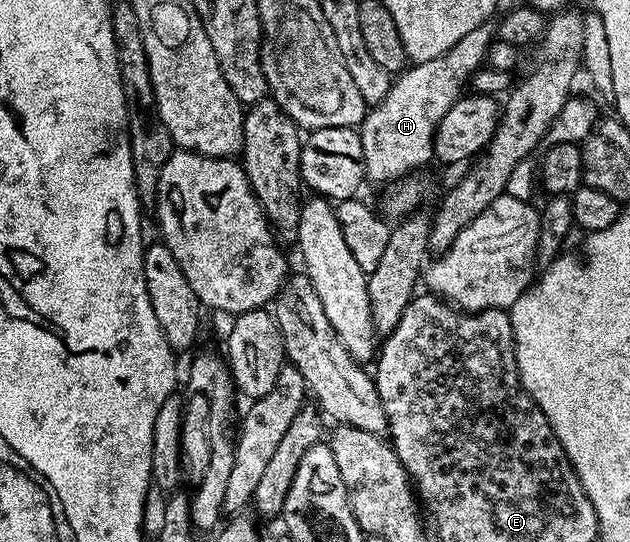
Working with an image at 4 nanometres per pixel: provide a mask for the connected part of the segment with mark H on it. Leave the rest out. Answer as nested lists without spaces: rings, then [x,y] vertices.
[[[486,22],[467,30],[455,46],[435,58],[410,65],[395,79],[383,102],[374,105],[359,125],[366,179],[392,183],[412,173],[417,166],[432,161],[433,138],[437,124],[447,110],[460,100],[472,76],[486,63],[495,28]]]

